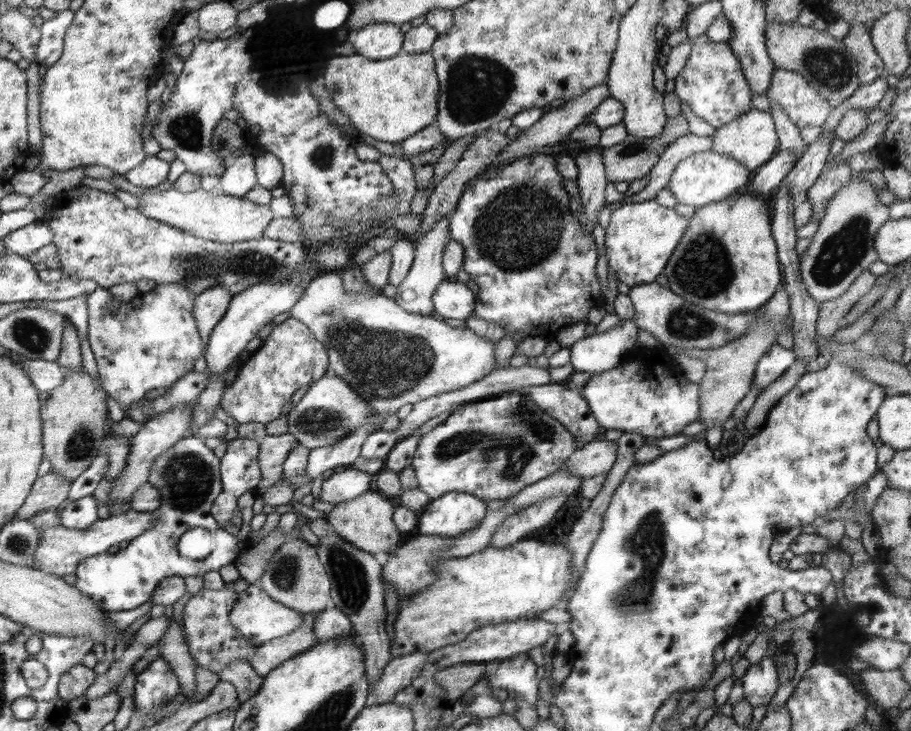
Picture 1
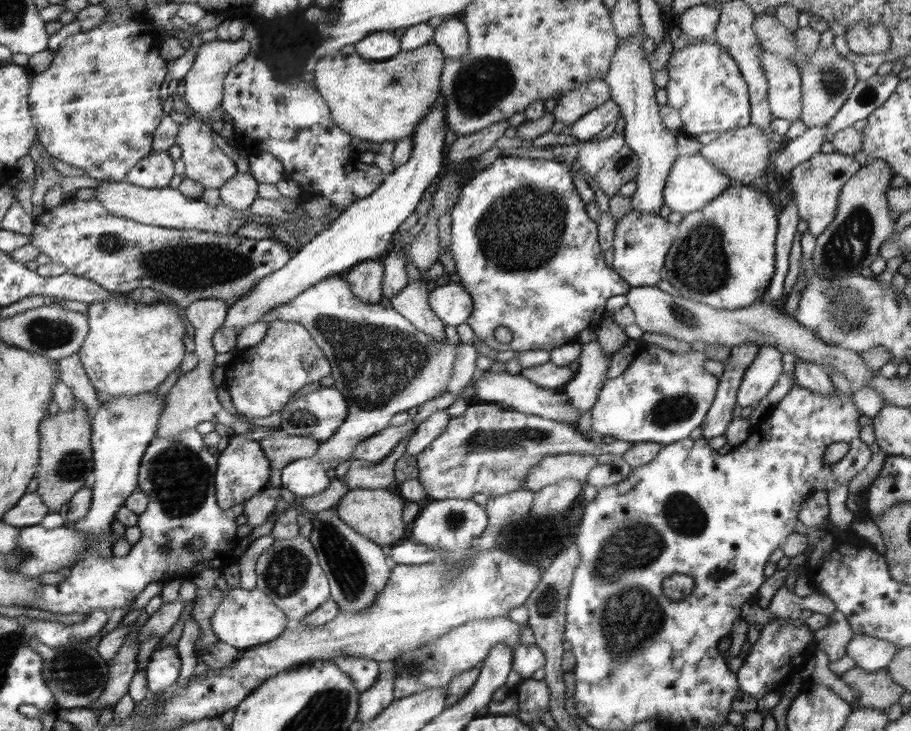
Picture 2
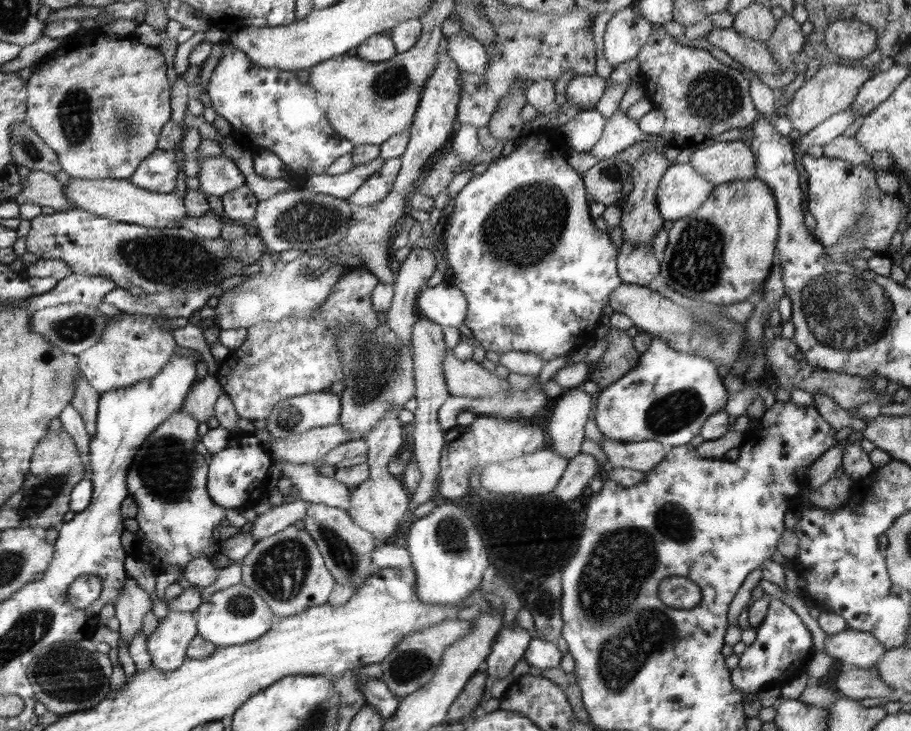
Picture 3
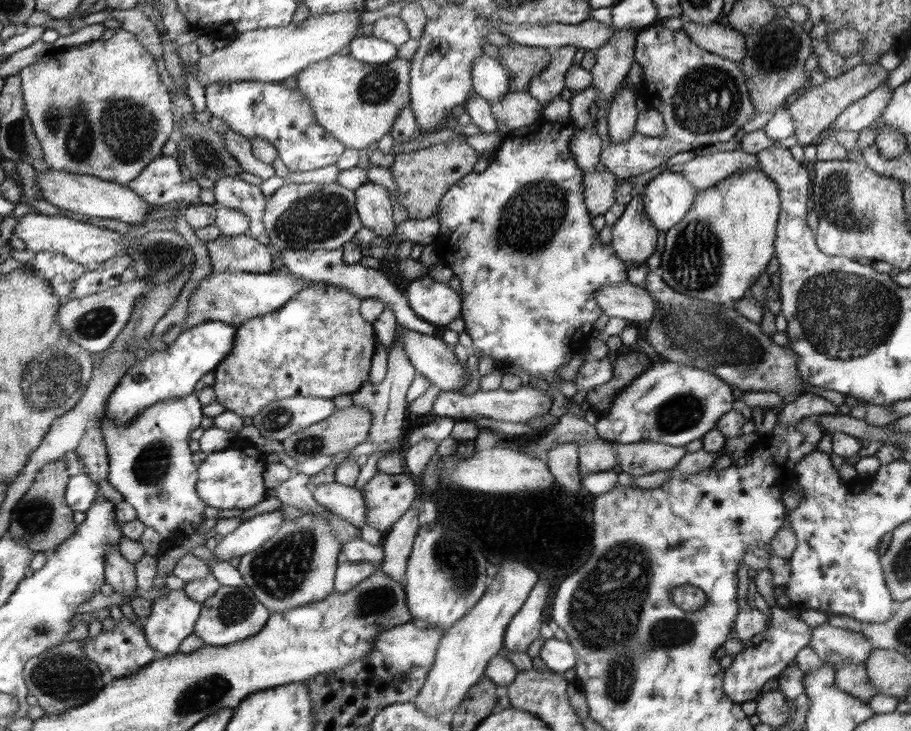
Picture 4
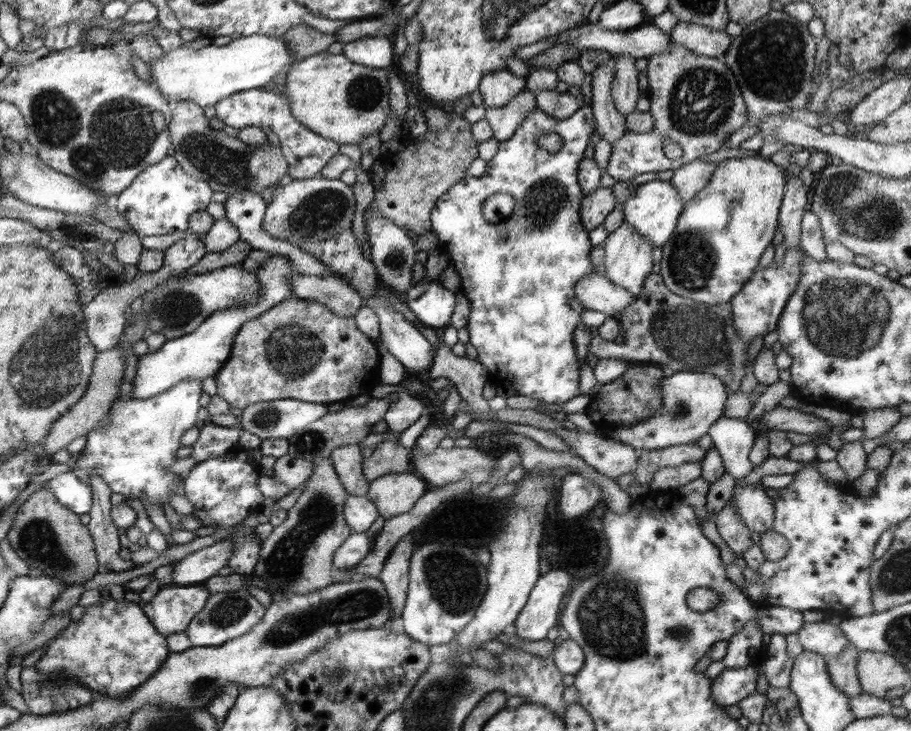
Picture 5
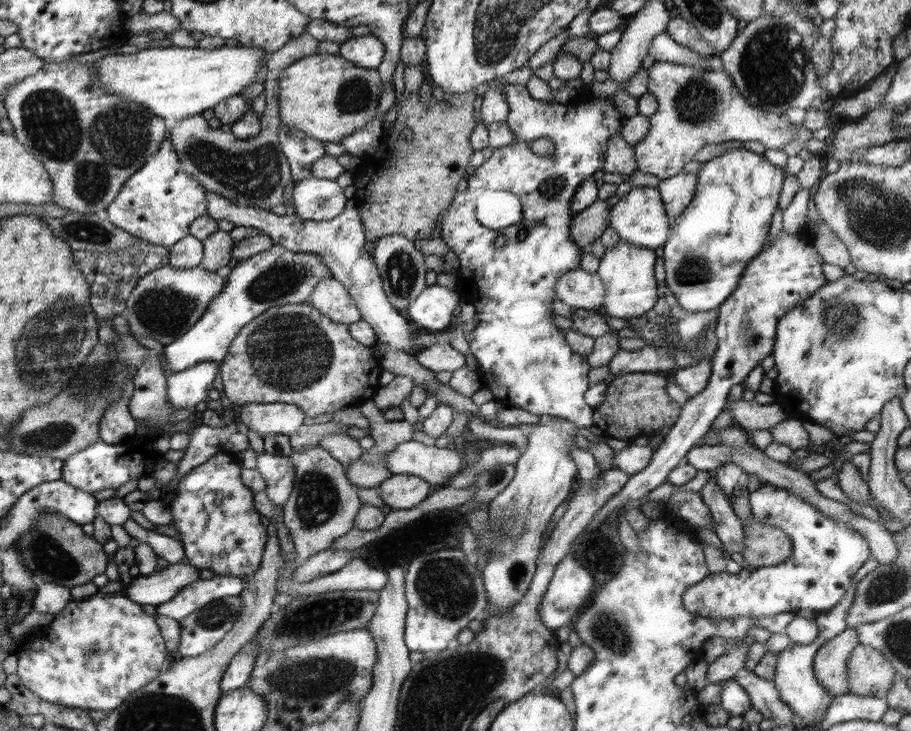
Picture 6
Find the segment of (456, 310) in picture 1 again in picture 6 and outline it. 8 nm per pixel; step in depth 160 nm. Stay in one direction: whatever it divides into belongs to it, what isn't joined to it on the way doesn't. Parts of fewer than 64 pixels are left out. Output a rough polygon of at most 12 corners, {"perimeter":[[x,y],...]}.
{"perimeter":[[428,286],[406,315],[417,328],[451,328],[460,295]]}

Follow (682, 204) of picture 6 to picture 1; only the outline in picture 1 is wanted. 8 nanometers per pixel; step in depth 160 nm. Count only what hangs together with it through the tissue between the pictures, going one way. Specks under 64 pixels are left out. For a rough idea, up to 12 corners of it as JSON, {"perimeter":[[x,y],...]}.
{"perimeter":[[771,113],[718,127],[713,151],[755,171],[779,150]]}

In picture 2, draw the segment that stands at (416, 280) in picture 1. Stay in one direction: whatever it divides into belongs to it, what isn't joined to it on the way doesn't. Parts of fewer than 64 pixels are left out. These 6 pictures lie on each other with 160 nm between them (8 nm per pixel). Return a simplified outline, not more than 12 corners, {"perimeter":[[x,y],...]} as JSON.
{"perimeter":[[409,282],[390,299],[436,346],[445,324],[429,303],[432,283]]}

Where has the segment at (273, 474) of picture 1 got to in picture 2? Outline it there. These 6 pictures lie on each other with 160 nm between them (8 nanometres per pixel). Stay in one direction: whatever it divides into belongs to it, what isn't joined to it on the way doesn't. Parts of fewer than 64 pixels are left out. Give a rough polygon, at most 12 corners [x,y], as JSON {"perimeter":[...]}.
{"perimeter":[[282,430],[260,445],[270,469],[298,459],[314,459],[320,441]]}

